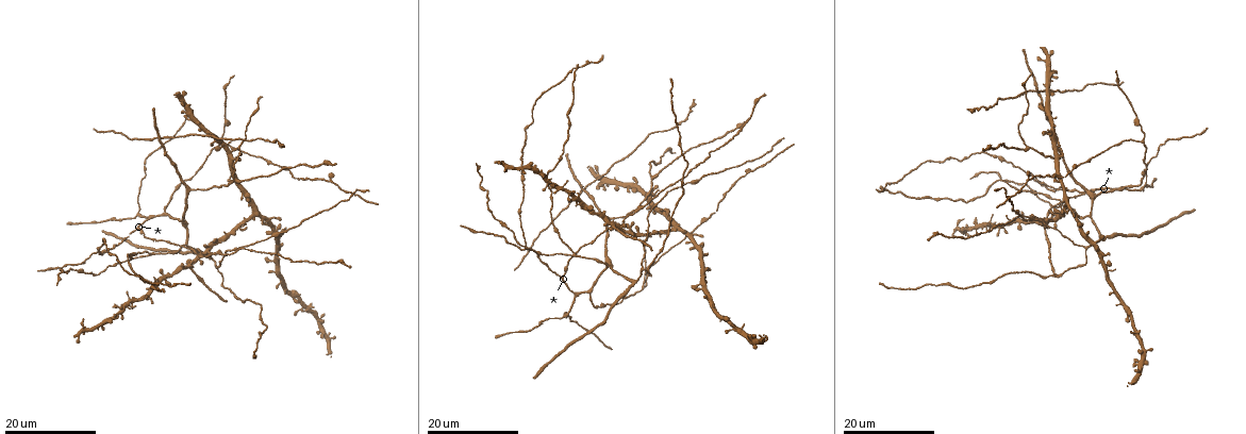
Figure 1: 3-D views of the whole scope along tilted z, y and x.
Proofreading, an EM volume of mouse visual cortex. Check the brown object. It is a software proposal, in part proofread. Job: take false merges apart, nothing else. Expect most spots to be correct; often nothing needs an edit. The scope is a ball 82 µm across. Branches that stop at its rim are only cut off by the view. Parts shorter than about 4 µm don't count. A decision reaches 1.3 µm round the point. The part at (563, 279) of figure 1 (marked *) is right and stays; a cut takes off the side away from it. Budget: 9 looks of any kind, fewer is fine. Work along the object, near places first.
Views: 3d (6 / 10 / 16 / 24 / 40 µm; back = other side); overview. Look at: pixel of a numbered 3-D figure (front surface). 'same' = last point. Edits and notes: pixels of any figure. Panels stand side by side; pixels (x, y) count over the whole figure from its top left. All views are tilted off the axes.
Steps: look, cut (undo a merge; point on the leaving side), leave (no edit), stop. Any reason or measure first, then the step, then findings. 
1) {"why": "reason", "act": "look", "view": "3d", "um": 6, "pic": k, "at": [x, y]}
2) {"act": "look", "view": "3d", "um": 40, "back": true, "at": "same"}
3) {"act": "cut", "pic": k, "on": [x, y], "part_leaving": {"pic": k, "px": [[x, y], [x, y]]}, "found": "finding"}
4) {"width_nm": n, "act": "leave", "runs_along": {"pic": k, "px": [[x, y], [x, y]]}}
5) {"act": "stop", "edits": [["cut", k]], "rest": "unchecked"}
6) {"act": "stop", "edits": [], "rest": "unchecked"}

{"act": "look", "view": "3d", "um": 16, "pic": 1, "at": [187, 226]}

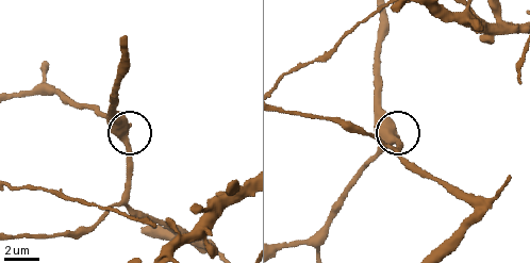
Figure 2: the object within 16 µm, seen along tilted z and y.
{"why": "closer look", "act": "look", "view": "3d", "um": 10, "pic": 2, "at": [394, 137]}

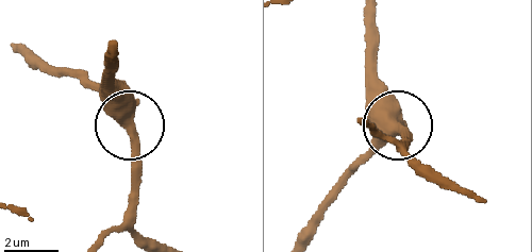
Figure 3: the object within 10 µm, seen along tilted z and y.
{"act": "leave", "found": "all the same cell"}

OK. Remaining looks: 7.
{"why": "arms part here", "act": "look", "view": "3d", "um": 24, "pic": 1, "at": [654, 176]}

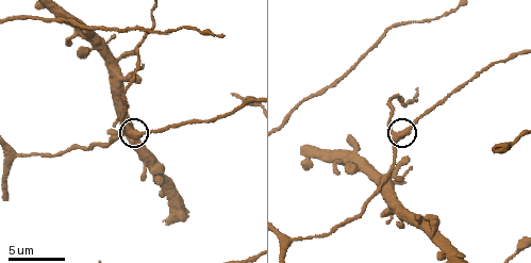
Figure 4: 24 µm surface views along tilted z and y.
{"why": "closer look", "act": "look", "view": "3d", "um": 10, "pic": 4, "at": [126, 129]}

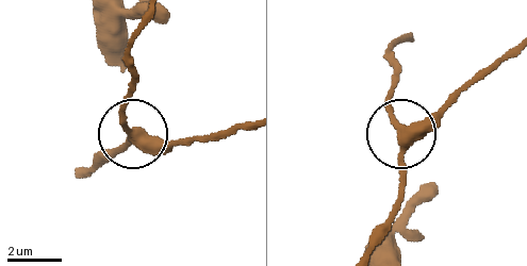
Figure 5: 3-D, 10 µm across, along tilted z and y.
{"width_nm": 380, "act": "leave", "runs_along": {"pic": 5, "px": [[80, 175], [129, 143], [126, 92]]}, "found": "one cell here"}

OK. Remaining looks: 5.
{"why": "three arms meet", "act": "look", "view": "3d", "um": 24, "pic": 1, "at": [644, 285]}

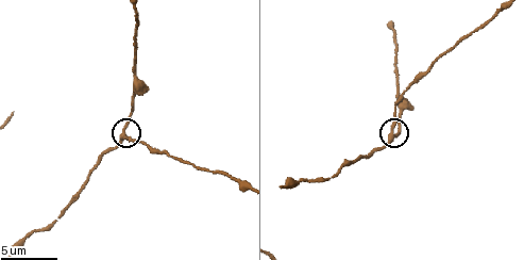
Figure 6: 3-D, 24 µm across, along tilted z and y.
{"act": "look", "view": "3d", "um": 10, "pic": 6, "at": [390, 133]}

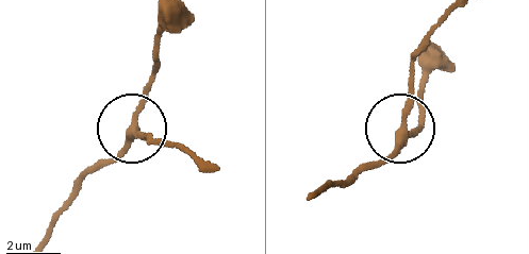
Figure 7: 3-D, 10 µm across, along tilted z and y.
{"width_nm": 250, "act": "leave", "runs_along": {"pic": 7, "px": [[43, 241], [59, 207], [126, 145], [152, 73]]}, "found": "continuous, no second cell"}

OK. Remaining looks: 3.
{"why": "three-way junction", "act": "look", "view": "3d", "um": 16, "pic": 1, "at": [149, 214]}

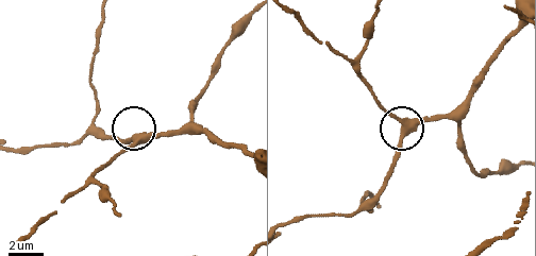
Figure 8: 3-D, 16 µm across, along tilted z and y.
{"why": "closer look", "act": "look", "view": "3d", "um": 10, "pic": 8, "at": [404, 130]}

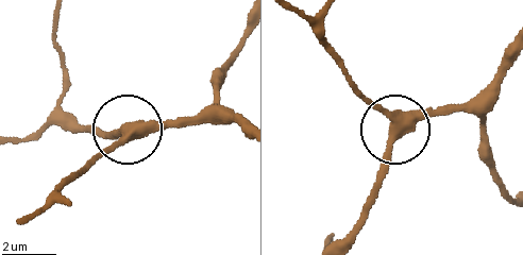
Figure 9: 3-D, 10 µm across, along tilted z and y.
{"arms": 3, "act": "leave", "runs_along": {"pic": 9, "px": [[324, 36], [326, 53], [350, 85], [391, 128], [374, 186]]}, "found": "one cell here"}

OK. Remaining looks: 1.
{"act": "stop", "edits": [], "rest": "unchecked"}

